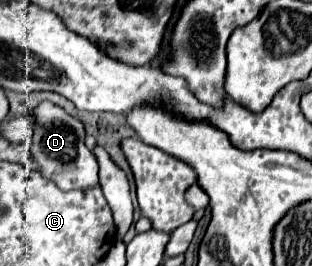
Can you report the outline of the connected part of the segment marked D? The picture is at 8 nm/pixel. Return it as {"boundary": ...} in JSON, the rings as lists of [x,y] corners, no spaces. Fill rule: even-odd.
{"boundary":[[[42,101],[34,109],[32,117],[34,117],[34,133],[26,141],[26,145],[32,151],[32,159],[36,163],[38,173],[44,179],[52,181],[56,187],[60,187],[62,191],[90,187],[92,183],[98,183],[96,157],[84,145],[84,137],[86,137],[84,123],[78,121],[76,117],[68,115],[62,107],[50,103],[50,101]]]}

